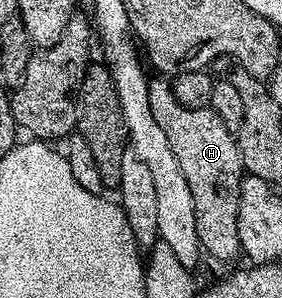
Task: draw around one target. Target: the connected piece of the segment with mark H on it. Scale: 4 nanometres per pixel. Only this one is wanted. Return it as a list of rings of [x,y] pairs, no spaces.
[[[149,79],[148,93],[150,110],[158,126],[162,126],[166,139],[170,141],[170,150],[174,150],[174,155],[182,165],[186,183],[190,185],[190,195],[194,197],[194,222],[198,226],[201,249],[216,260],[239,257],[238,202],[240,184],[246,173],[237,137],[226,130],[226,126],[222,126],[222,118],[218,118],[211,108],[182,106],[182,102],[174,98],[174,90],[167,79]]]

